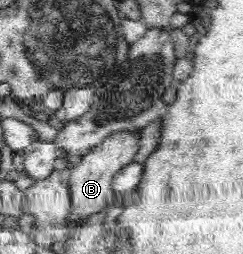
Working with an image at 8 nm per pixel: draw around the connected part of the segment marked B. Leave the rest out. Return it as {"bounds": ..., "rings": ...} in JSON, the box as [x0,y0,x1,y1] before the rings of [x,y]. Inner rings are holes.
{"bounds":[69,129,140,230],"rings":[[[140,129],[135,132],[121,130],[109,134],[101,144],[92,148],[81,162],[72,170],[69,178],[69,195],[71,196],[71,208],[69,213],[69,230],[76,228],[76,221],[83,221],[88,217],[103,211],[112,200],[112,181],[117,172],[126,164],[135,160],[140,147]]]}

